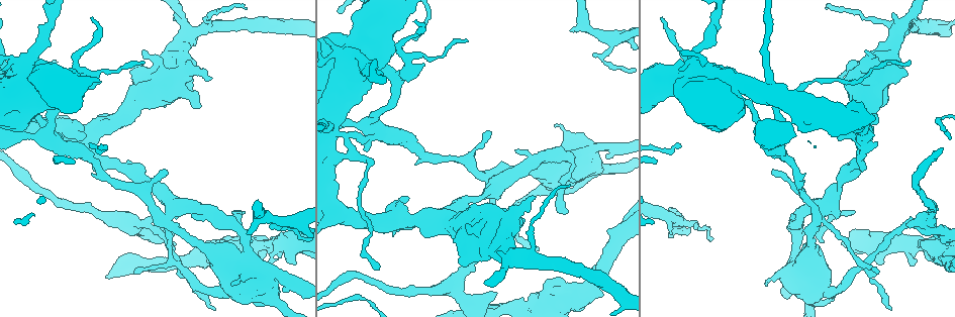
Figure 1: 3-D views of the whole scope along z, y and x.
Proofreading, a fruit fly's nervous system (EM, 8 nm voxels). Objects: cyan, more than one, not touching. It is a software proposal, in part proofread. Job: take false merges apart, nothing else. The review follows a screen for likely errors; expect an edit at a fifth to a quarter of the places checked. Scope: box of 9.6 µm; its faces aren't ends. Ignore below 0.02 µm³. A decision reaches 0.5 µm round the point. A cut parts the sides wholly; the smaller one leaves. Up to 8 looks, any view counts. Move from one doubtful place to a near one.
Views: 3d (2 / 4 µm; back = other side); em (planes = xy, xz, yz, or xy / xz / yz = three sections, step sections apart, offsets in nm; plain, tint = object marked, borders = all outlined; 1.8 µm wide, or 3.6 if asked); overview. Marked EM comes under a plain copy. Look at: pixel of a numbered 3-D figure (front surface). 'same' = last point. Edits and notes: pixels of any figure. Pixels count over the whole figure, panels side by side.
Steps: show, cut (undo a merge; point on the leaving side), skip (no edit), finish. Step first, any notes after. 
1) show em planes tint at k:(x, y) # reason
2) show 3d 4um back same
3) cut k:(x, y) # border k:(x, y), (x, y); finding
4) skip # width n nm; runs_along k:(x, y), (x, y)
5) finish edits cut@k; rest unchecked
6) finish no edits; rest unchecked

show 3d 4um at 1:(567, 297) # sharp bend

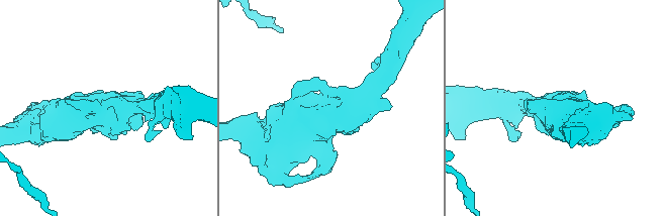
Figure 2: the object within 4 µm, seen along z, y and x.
show em 3.6um xy step 4 tint at 2:(336, 110) # now the EM

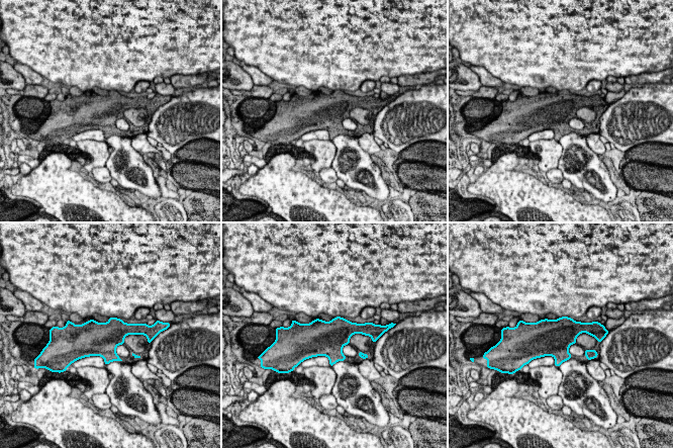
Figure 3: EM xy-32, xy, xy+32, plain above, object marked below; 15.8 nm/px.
skip # one neuron here

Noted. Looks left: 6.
show 3d 4um at 1:(180, 265) # arms part here

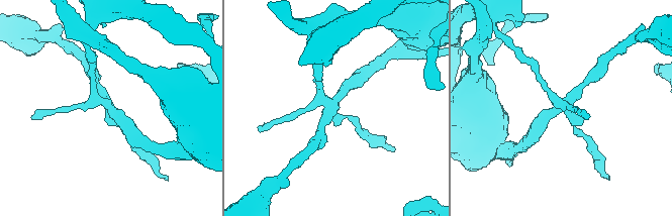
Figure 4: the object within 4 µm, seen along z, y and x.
show em xy step 16 tint at 4:(334, 105)

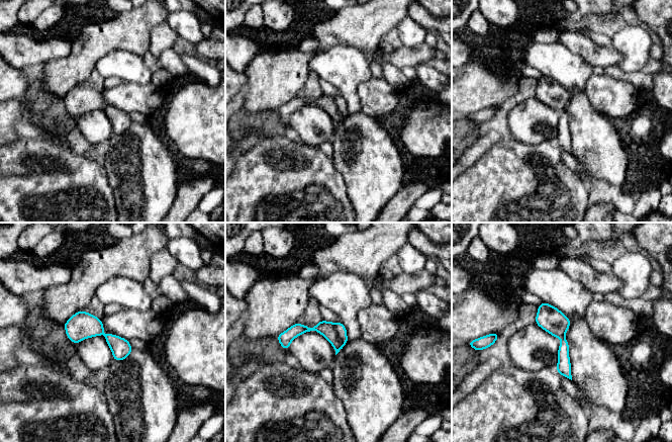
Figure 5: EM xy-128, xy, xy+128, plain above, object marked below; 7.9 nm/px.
show em planes tint same

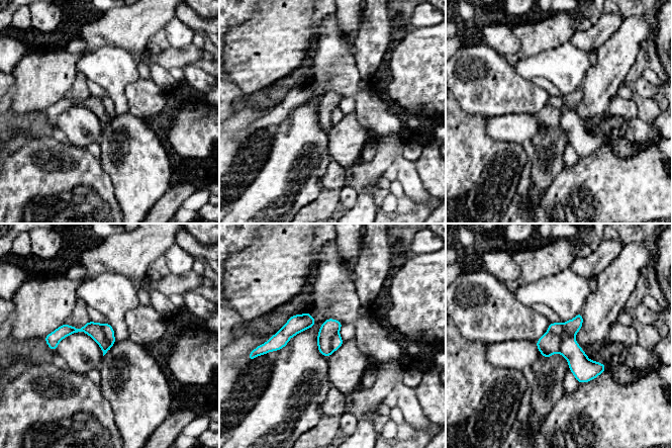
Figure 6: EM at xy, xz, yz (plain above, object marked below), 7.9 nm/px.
cut 6:(95, 330) # width 180 nm; border 6:(103, 324), (109, 342), (103, 352); two neurons meet here

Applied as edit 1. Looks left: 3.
show overview # redraw

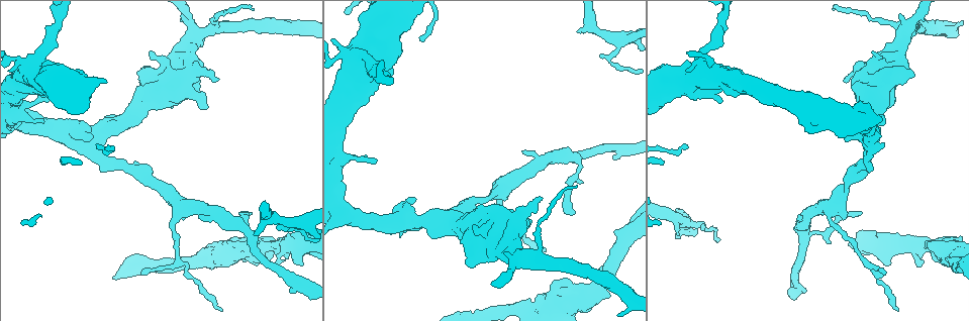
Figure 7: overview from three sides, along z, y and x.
show 3d 4um at 7:(689, 221) # branch point

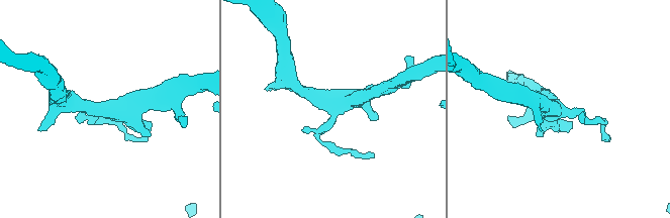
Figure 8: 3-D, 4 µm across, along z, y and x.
show em planes tint at 8:(103, 108)

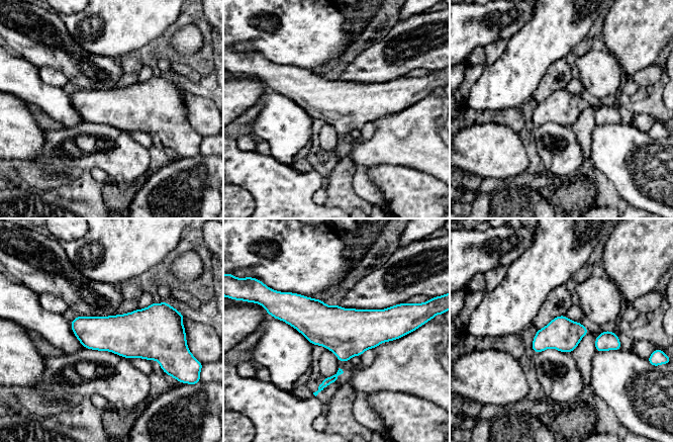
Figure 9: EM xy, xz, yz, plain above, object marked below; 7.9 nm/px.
skip # width 260 nm; all the same neuron

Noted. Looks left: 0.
finish edits cut@6; rest unchecked

